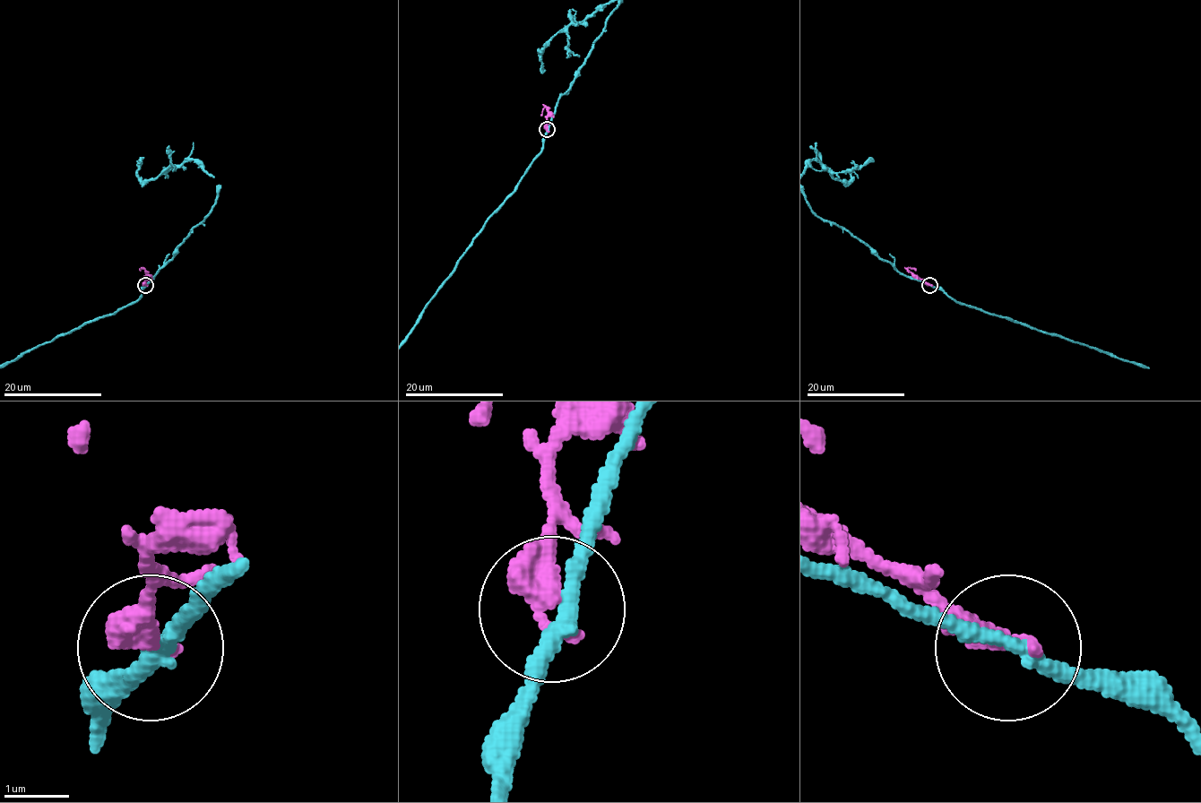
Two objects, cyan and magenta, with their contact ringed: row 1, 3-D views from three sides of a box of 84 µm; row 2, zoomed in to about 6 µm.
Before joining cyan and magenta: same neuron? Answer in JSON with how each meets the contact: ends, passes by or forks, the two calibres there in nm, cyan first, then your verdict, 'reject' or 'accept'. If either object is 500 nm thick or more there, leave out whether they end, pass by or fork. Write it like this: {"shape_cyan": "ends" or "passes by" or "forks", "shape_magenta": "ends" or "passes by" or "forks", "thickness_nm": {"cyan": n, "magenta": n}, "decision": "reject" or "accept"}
{"shape_cyan": "passes by", "shape_magenta": "ends", "thickness_nm": {"cyan": 240, "magenta": 400}, "decision": "reject"}

